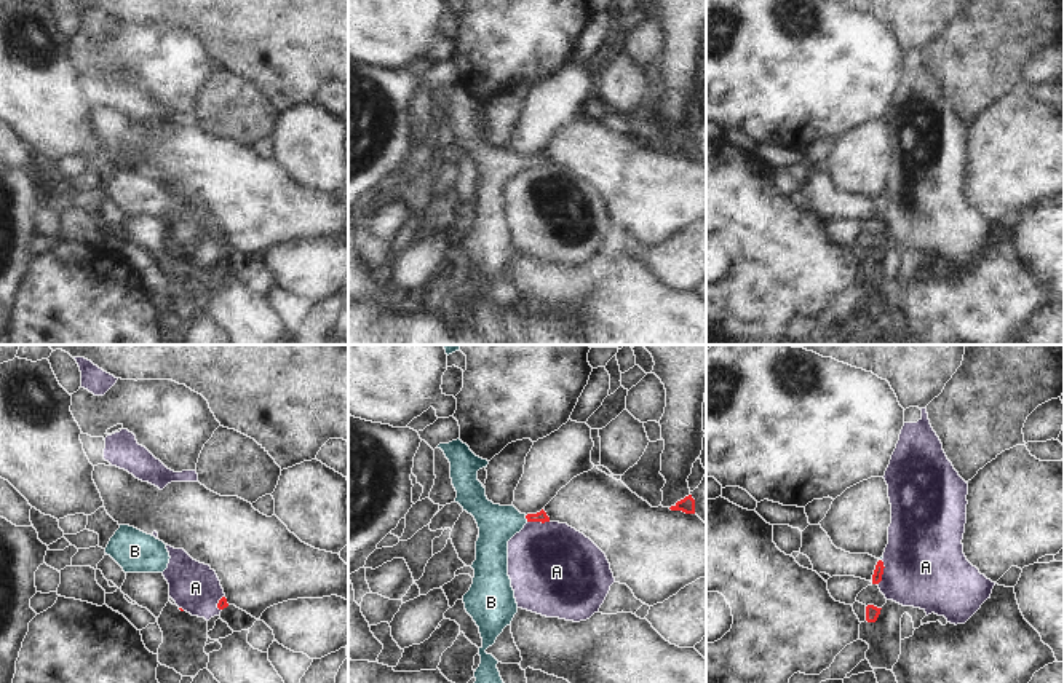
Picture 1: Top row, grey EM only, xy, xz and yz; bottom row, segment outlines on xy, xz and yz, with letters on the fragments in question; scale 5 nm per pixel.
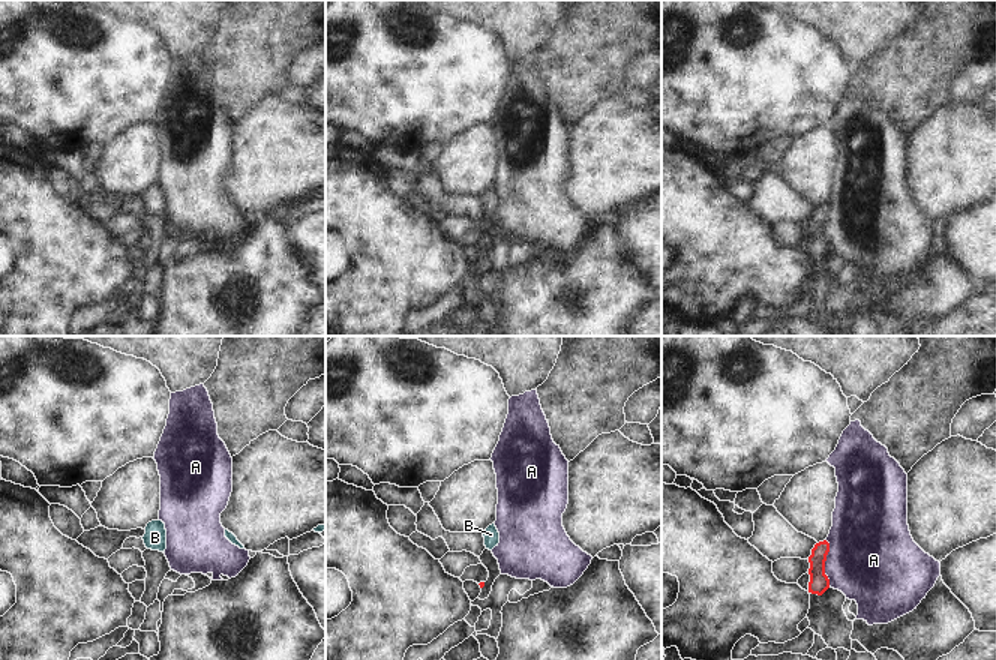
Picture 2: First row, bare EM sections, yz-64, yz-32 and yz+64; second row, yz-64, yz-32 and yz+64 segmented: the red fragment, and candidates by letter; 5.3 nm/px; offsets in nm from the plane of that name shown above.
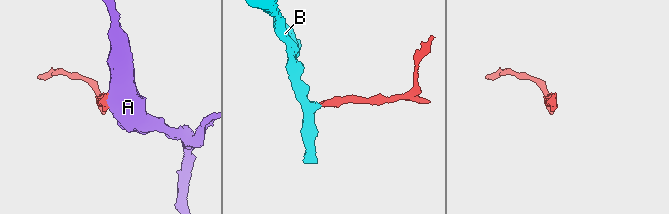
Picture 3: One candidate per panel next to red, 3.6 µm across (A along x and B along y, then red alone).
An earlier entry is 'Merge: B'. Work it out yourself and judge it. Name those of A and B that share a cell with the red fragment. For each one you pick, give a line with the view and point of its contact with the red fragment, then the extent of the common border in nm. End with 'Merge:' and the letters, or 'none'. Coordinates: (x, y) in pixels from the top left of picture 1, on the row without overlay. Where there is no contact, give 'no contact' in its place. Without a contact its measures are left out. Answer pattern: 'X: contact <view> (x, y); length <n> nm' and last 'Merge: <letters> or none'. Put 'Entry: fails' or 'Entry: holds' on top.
Entry: holds
B: contact xz (526, 160); length 40 nm
Merge: B

